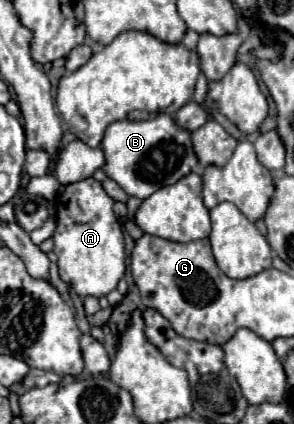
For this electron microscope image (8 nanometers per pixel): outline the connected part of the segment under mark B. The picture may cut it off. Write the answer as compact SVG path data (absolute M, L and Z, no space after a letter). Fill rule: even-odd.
M158 113L148 121L116 121L112 123L100 143L104 151L104 167L108 179L116 181L126 195L146 199L156 189L176 183L180 177L188 175L196 165L196 153L192 149L192 139L186 129L180 129L174 119L166 113Z

